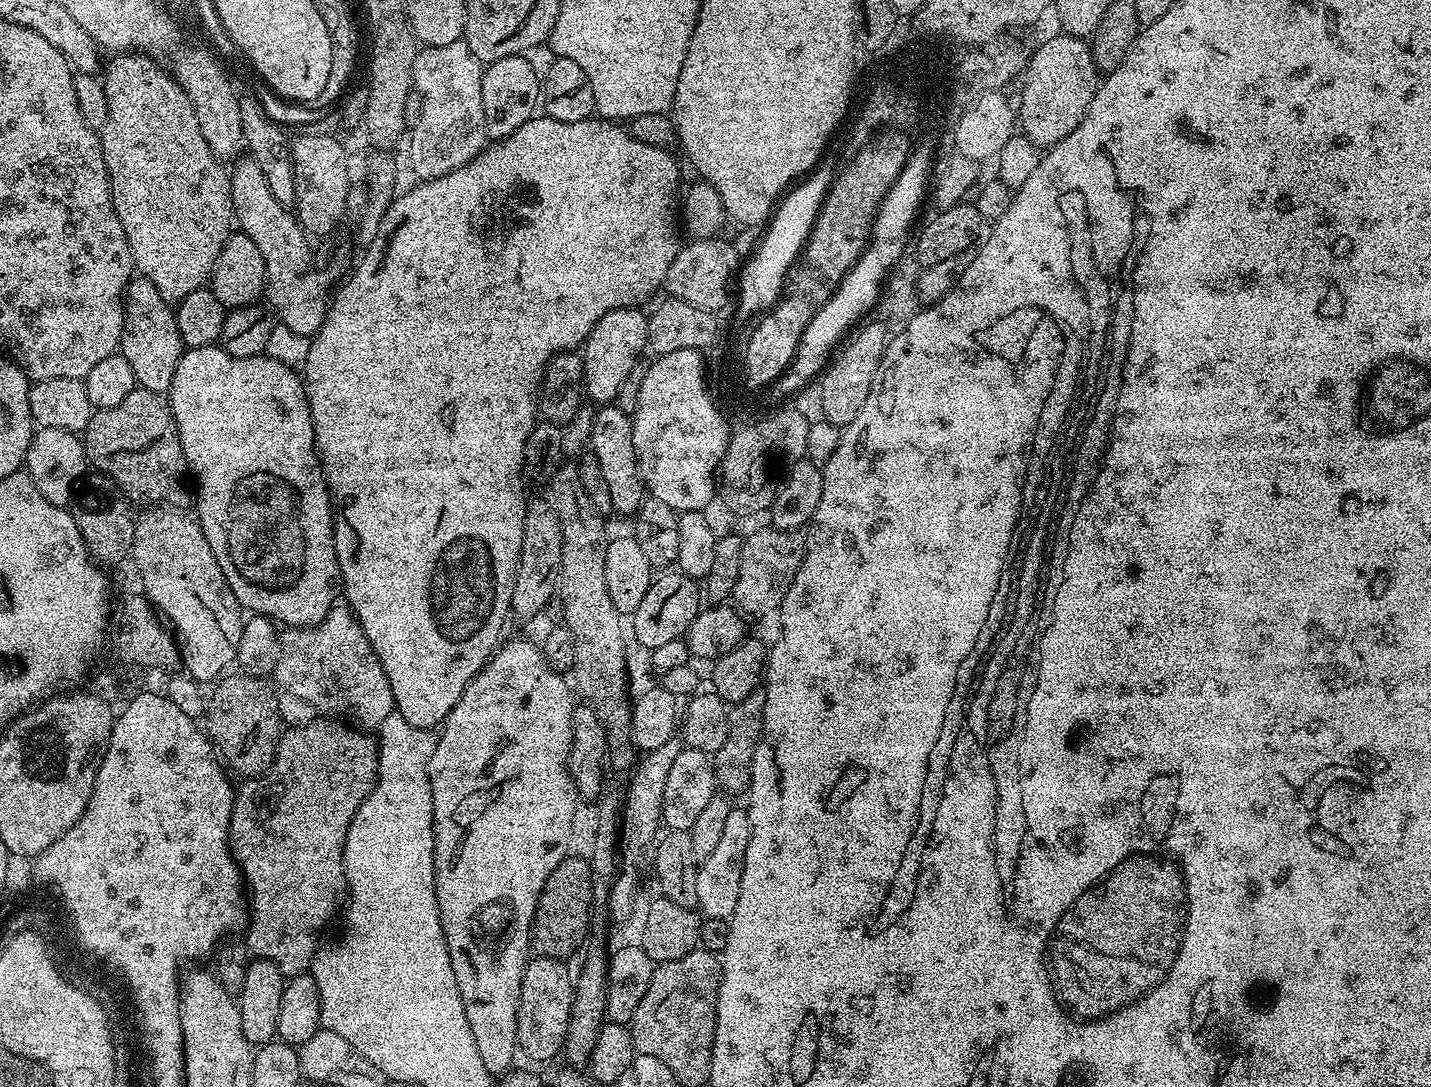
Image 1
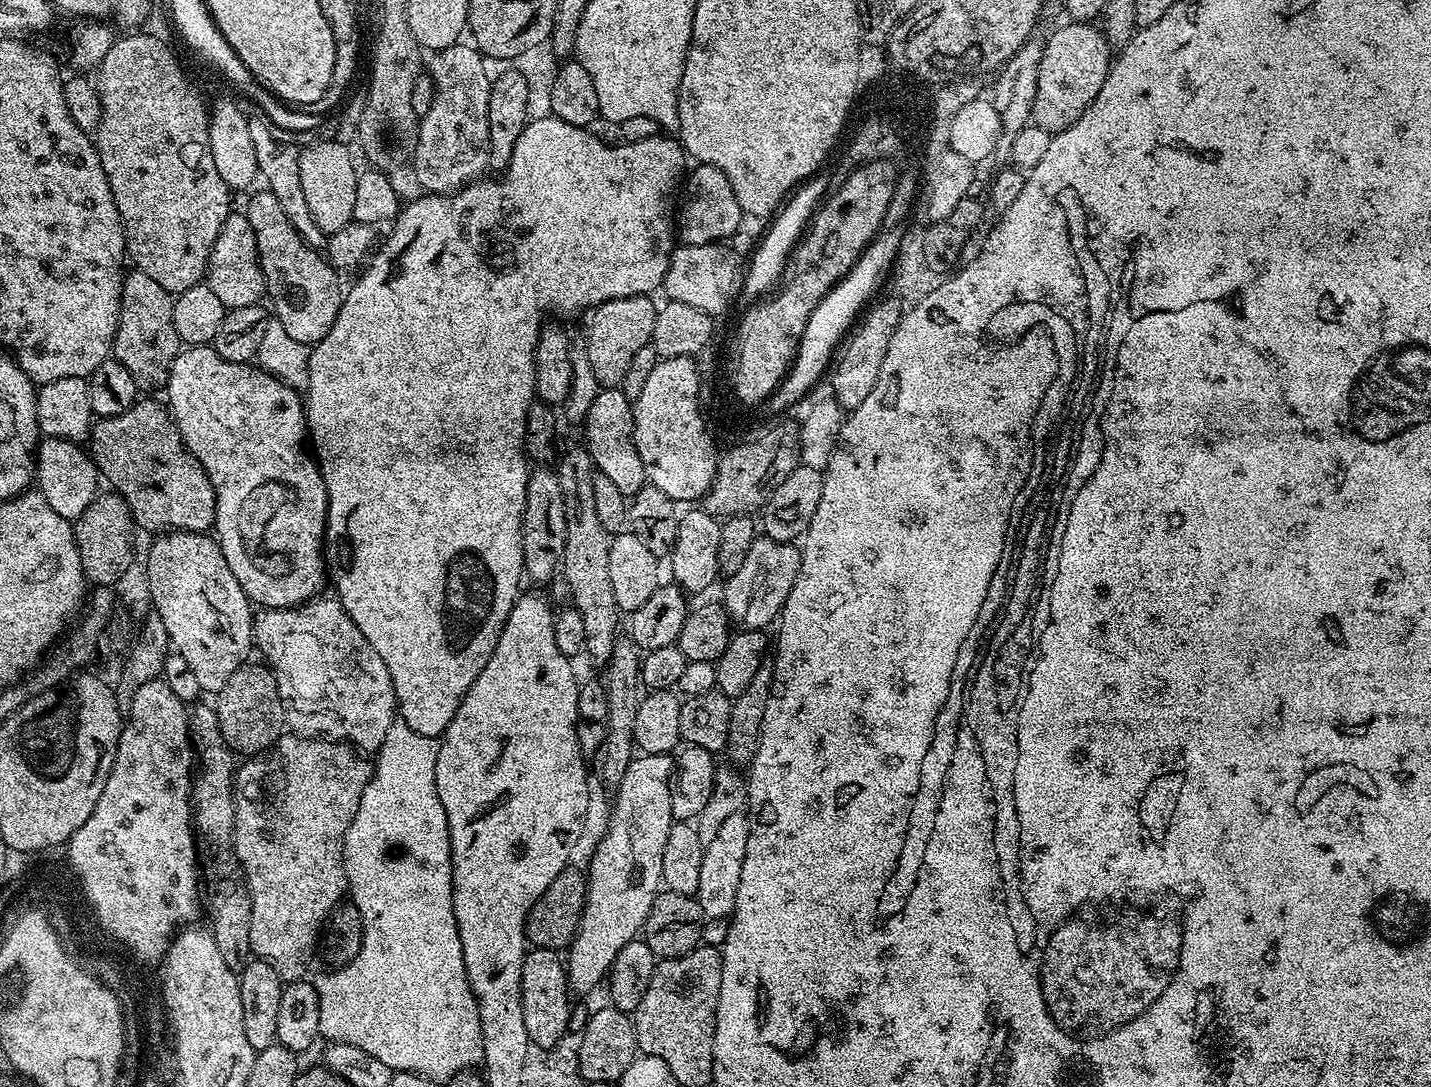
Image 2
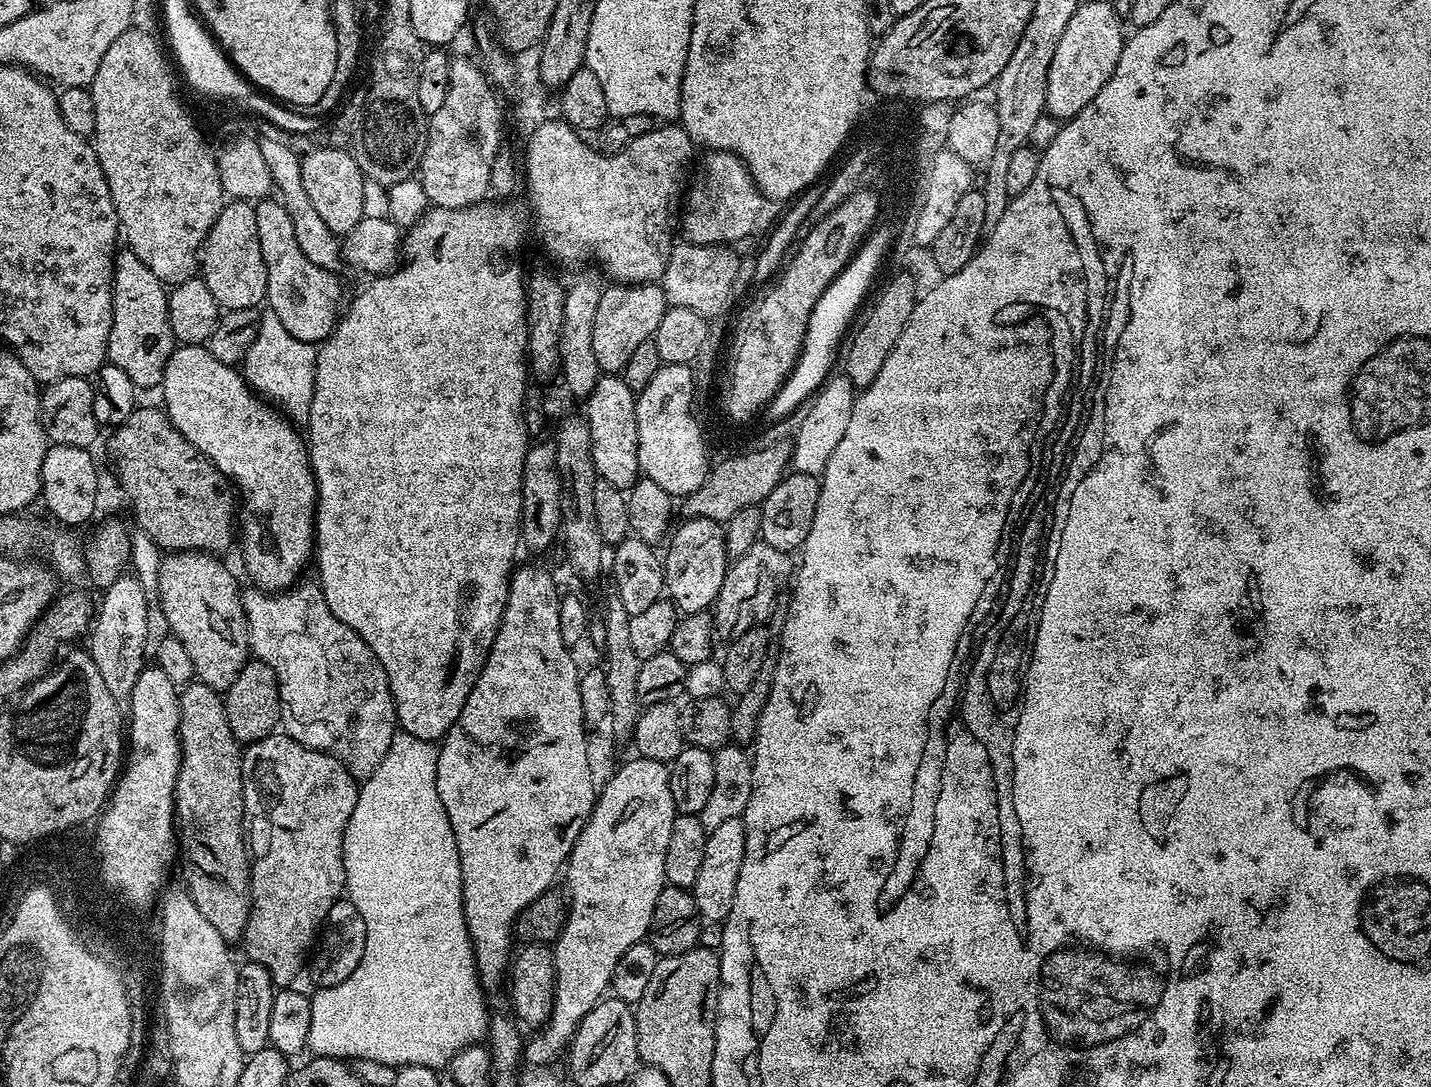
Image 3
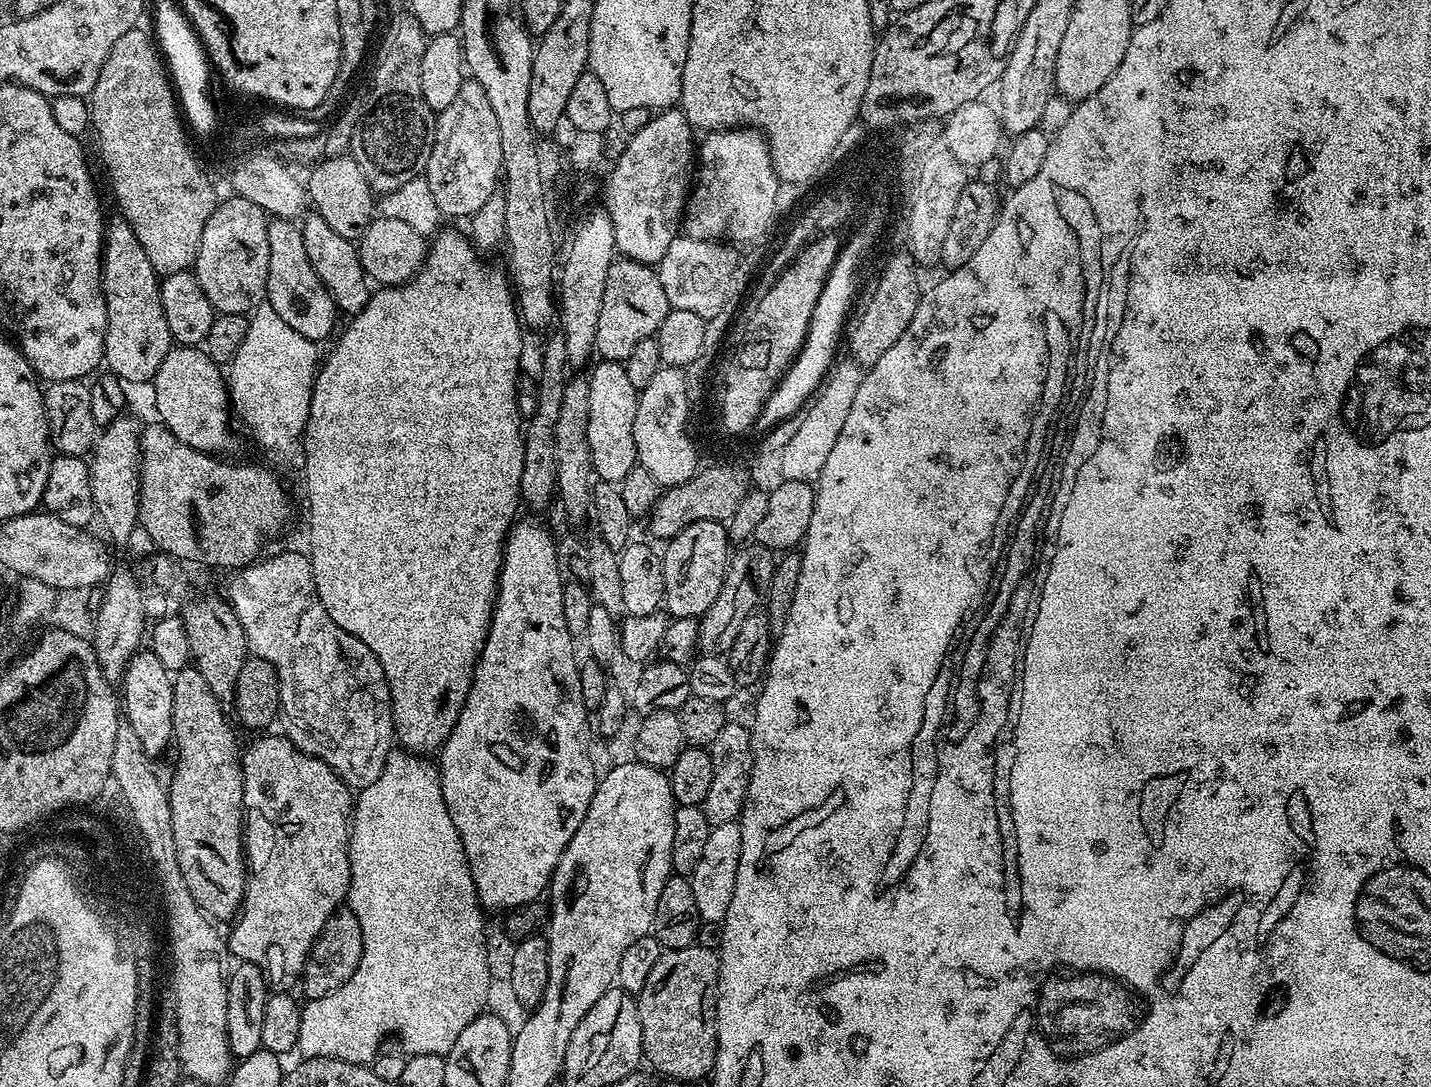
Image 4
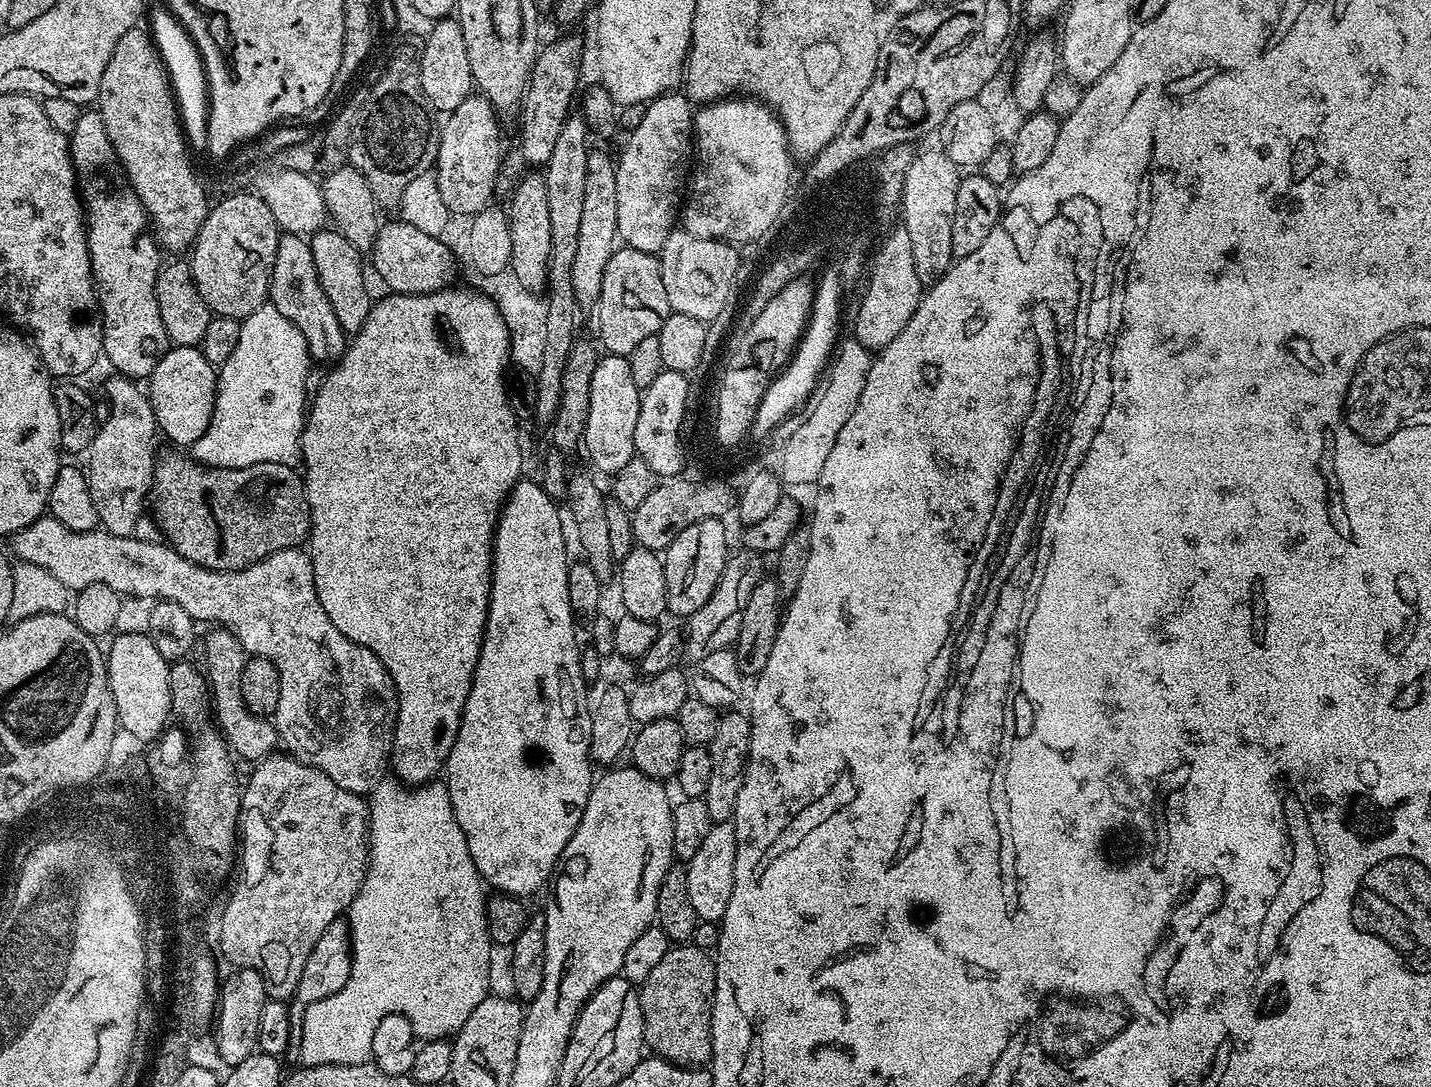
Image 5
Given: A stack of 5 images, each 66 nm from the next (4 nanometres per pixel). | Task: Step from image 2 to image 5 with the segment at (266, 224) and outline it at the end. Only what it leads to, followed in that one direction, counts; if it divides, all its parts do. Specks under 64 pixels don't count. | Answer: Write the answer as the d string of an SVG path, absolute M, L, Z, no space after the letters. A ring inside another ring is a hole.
M281 235L270 292L271 303L275 304L278 310L282 310L286 318L300 320L298 330L302 330L308 348L316 348L311 359L316 362L332 362L332 348L336 348L332 332L336 332L336 328L328 328L328 324L316 324L316 320L308 320L308 316L334 316L334 310L330 310L330 302L326 302L326 294L322 294L318 270L314 270L314 254L310 254L308 240L303 235ZM284 292L292 292L292 296L284 296ZM288 300L296 300L296 304L288 304ZM308 324L312 324L312 328L308 328Z

